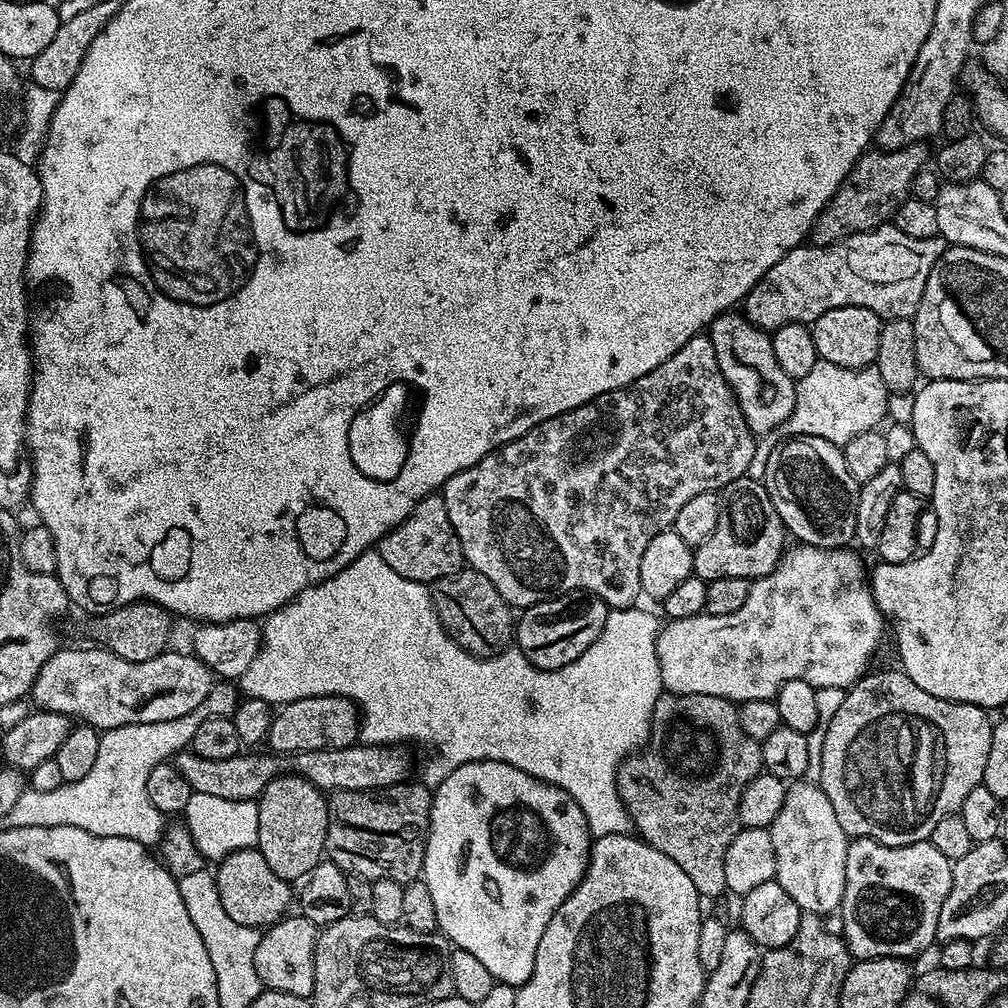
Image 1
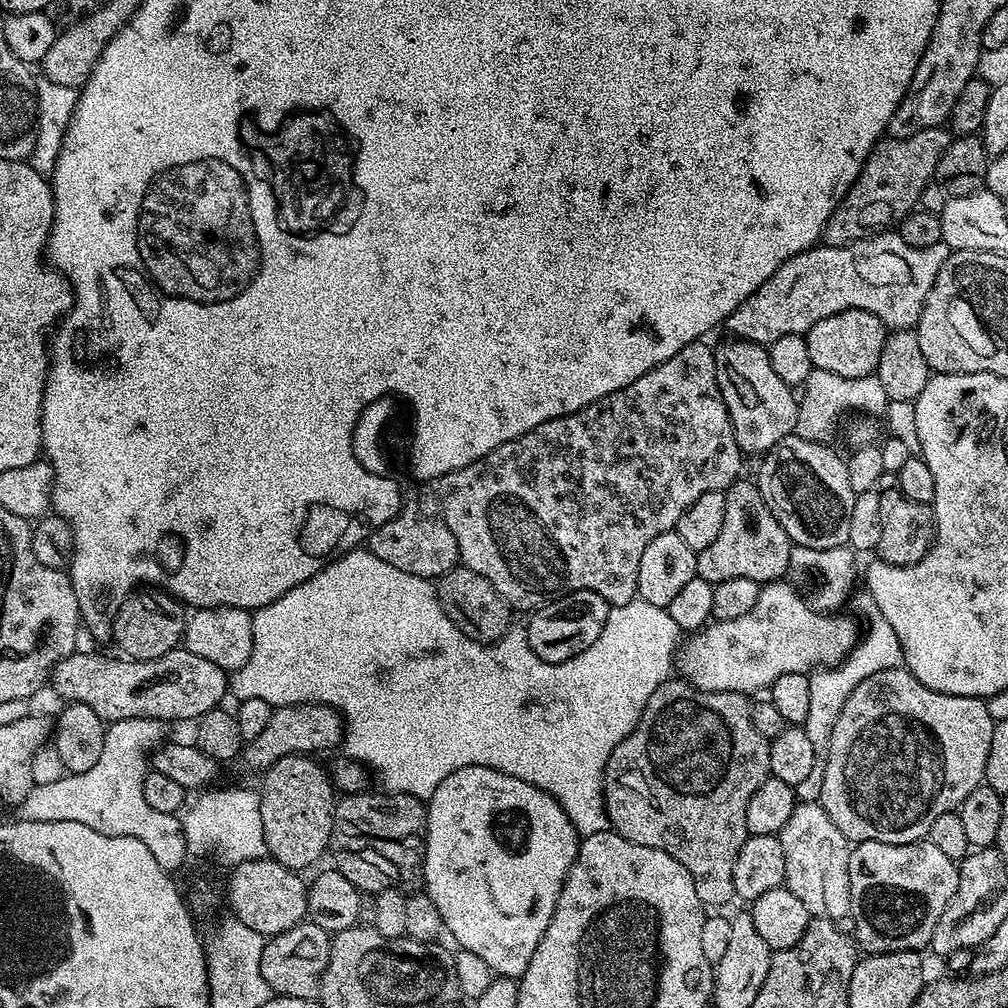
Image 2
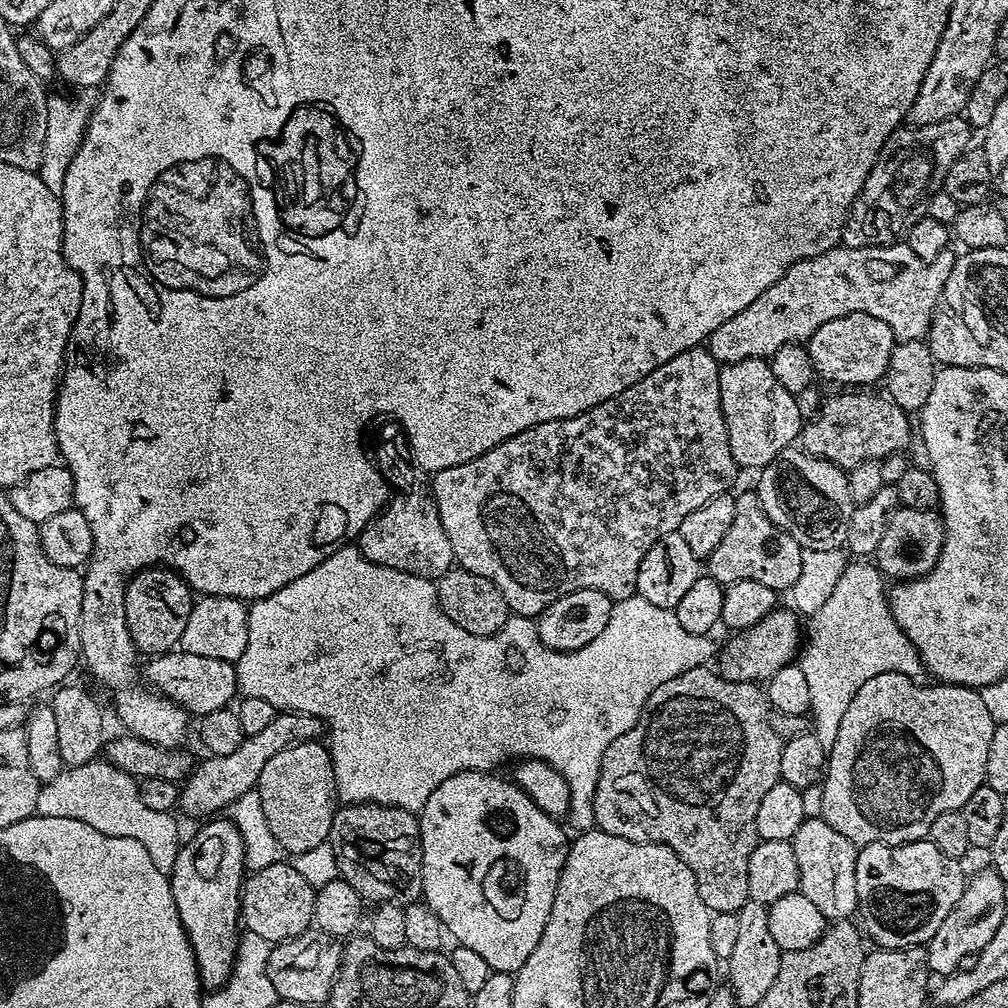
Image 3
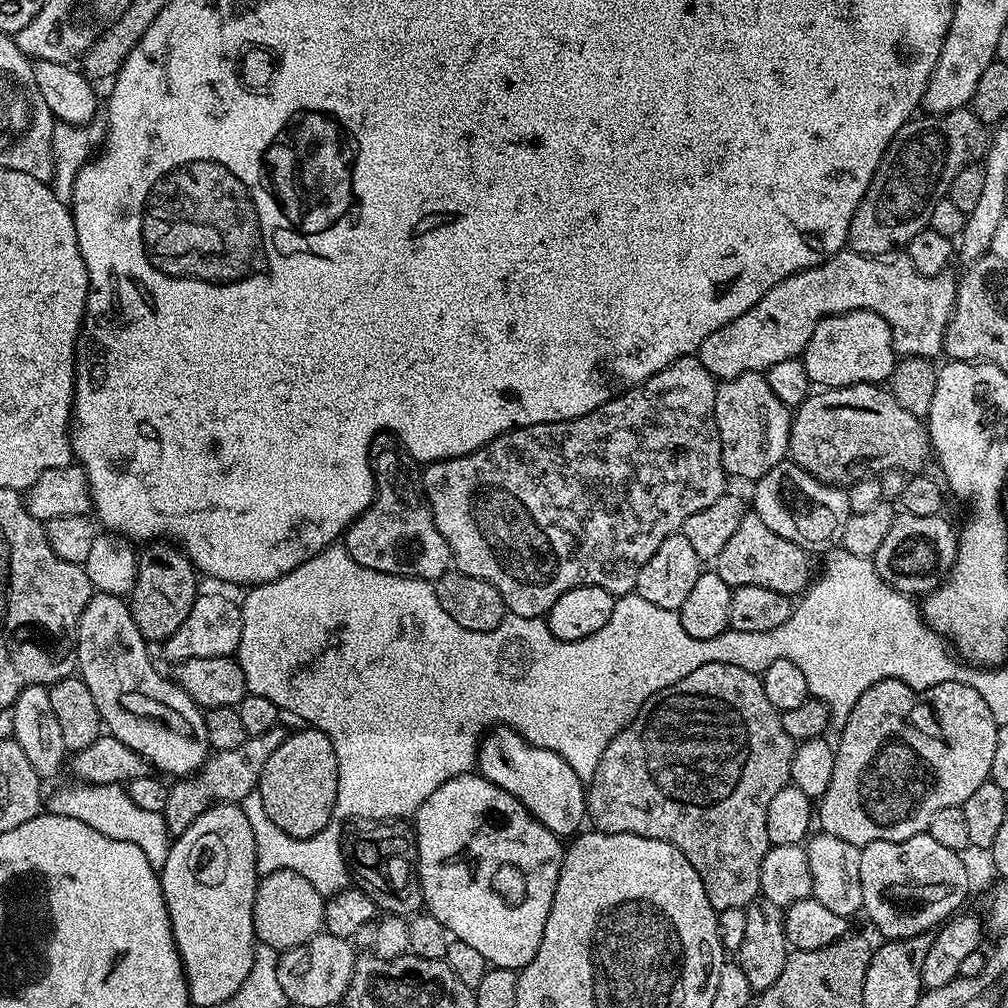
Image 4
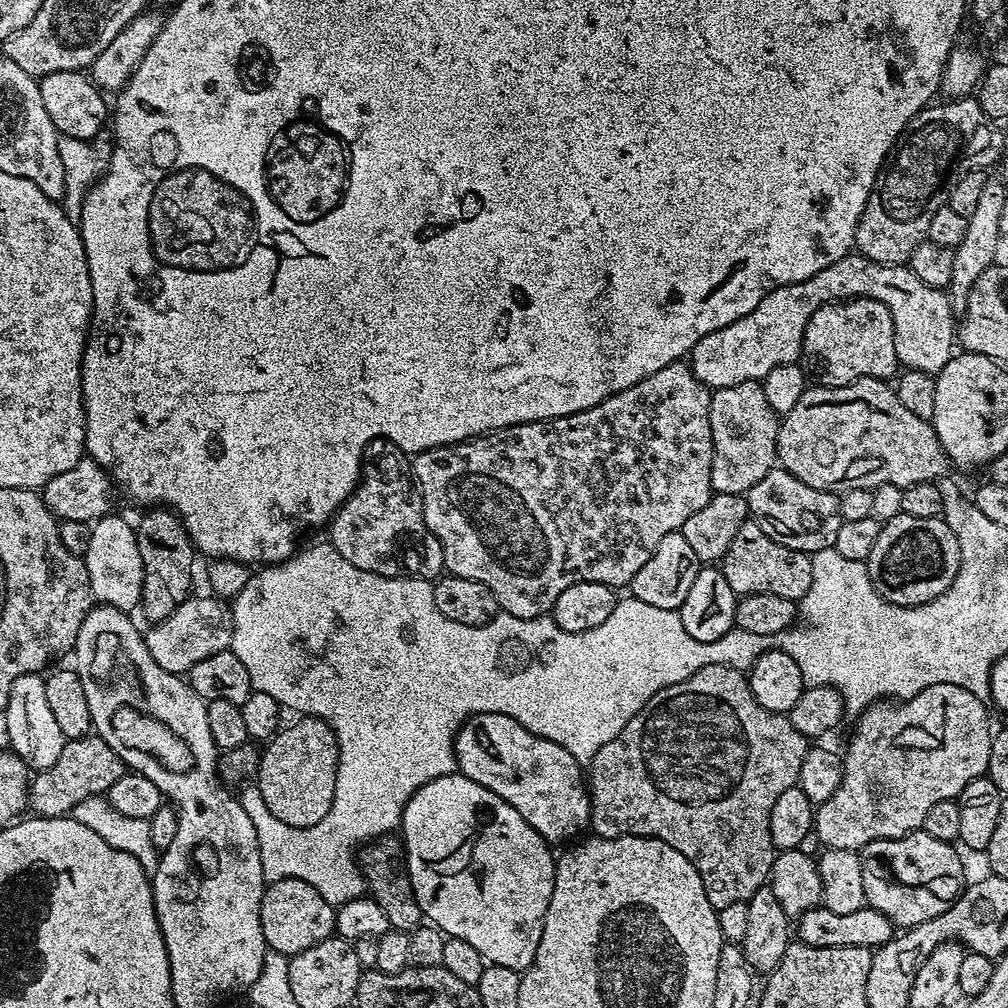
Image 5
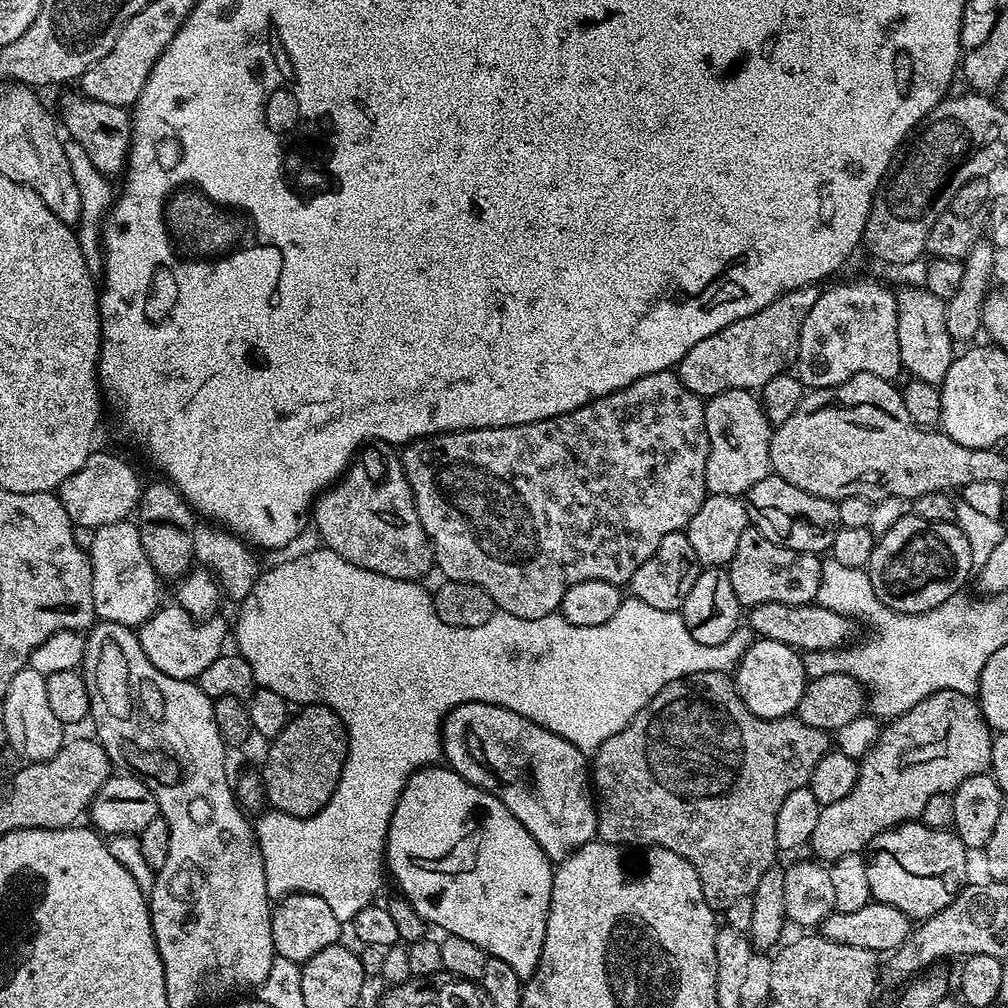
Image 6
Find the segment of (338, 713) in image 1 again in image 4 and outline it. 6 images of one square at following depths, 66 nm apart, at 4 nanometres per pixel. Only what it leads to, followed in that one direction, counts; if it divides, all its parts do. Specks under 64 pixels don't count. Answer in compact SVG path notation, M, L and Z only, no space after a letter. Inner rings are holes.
M277 726L266 730L266 734L251 737L234 750L213 751L199 772L177 779L169 787L162 813L169 833L185 832L194 822L194 818L198 818L201 810L210 808L213 804L240 804L249 794L257 791L266 758L270 758L270 754L274 754L274 750L282 746L286 735L285 729L282 729L283 727Z

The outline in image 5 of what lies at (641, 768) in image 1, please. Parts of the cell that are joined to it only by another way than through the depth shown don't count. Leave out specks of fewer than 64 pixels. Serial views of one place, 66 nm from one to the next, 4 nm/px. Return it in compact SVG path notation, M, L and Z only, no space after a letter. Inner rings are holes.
M708 664L702 670L690 674L690 678L654 694L654 698L650 698L650 702L646 702L646 706L642 706L642 710L638 710L638 714L634 714L630 722L626 722L622 734L618 734L618 738L610 738L610 742L606 742L606 746L602 746L598 754L594 754L586 772L586 783L592 797L591 831L602 838L649 836L666 842L674 846L678 854L686 854L686 858L690 858L694 870L698 870L702 878L702 886L710 898L712 908L719 910L726 906L734 906L734 902L747 902L759 888L769 883L772 864L778 855L778 849L770 838L770 810L774 810L774 802L778 802L778 794L783 794L785 790L799 785L802 760L806 758L809 747L809 737L798 734L798 730L790 726L785 713L766 710L756 701L745 673L725 664Z

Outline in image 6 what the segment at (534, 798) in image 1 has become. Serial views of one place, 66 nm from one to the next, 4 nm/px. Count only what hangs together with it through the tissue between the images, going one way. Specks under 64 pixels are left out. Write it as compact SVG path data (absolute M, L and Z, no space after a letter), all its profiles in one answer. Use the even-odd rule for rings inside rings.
M447 766L420 768L406 782L388 823L386 868L400 887L399 895L418 910L425 925L433 924L449 936L467 938L489 956L502 958L520 980L526 982L532 977L546 938L554 864L542 846L530 838L530 830L498 798L466 782Z

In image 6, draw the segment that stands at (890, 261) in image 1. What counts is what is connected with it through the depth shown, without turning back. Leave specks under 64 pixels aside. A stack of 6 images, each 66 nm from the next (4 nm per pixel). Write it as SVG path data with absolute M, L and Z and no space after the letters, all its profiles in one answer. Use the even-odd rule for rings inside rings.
M816 286L790 290L758 310L758 314L734 322L726 330L710 334L710 338L702 338L678 365L678 375L686 390L701 398L711 398L726 390L759 390L770 378L789 371L796 363L802 322L820 294L821 289ZM904 288L896 292L898 302L898 354L909 377L939 386L946 378L954 359L954 341L946 330L945 301L930 294L927 288Z

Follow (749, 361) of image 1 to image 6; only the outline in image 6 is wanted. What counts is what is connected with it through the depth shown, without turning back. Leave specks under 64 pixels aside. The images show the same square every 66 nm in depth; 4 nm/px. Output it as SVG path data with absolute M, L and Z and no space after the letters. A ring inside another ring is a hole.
M726 390L711 397L704 405L708 461L706 486L713 496L743 497L762 478L770 475L770 442L774 425L768 421L760 397L752 390Z

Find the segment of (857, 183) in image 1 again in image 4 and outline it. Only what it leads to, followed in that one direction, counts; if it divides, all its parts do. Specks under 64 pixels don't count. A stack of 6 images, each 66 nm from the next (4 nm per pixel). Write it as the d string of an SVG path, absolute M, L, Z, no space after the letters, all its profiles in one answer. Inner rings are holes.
M959 108L944 116L931 114L921 118L913 118L904 125L902 131L890 142L890 146L880 159L878 170L862 198L858 202L858 210L854 210L854 218L850 222L847 247L863 256L887 257L895 248L903 249L924 228L928 227L930 214L939 200L945 199L954 182L954 178L969 164L979 161L988 151L990 132L981 124L968 108Z

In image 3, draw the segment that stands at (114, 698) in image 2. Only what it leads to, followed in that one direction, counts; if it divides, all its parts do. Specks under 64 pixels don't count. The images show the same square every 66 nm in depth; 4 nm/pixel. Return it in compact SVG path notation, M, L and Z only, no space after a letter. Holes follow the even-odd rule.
M173 650L165 652L163 656L149 659L147 662L149 663L149 682L147 681L147 683L159 695L180 705L185 712L193 717L199 718L214 710L227 708L237 699L236 665L233 661L202 658L202 654Z

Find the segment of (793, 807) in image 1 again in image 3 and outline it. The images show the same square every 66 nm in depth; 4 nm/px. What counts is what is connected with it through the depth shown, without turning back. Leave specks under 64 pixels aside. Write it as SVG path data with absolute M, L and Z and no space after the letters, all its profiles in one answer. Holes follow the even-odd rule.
M805 818L802 826L798 826L798 830L792 835L791 845L794 850L794 858L798 858L798 874L800 875L799 892L806 898L810 898L810 902L814 902L814 906L818 906L818 910L822 910L822 914L829 922L837 920L849 919L856 912L856 903L858 902L858 884L856 882L856 853L857 845L850 842L850 838L842 838L842 834L838 834L838 830L834 830L834 826L827 824L822 818Z

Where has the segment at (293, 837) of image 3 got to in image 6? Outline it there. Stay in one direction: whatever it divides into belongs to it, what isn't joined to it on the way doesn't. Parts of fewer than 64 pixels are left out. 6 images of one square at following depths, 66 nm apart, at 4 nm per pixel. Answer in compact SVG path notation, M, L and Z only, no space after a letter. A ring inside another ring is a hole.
M309 704L301 707L297 712L300 713L297 716L295 713L289 719L282 734L278 734L276 739L267 745L268 753L264 756L262 783L265 801L275 811L282 812L285 816L297 816L307 820L308 817L316 816L323 810L338 786L338 778L342 774L344 764L348 761L348 735L338 714L334 714L334 710L326 706Z

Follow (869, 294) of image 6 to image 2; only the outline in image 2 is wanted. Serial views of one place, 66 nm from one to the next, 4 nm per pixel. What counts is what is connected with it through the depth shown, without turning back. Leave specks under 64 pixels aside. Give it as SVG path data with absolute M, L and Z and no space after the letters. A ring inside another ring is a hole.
M846 310L830 318L822 318L822 322L806 334L810 362L813 368L830 370L830 374L842 374L842 378L871 376L878 366L878 358L882 358L885 335L884 323L866 310Z

